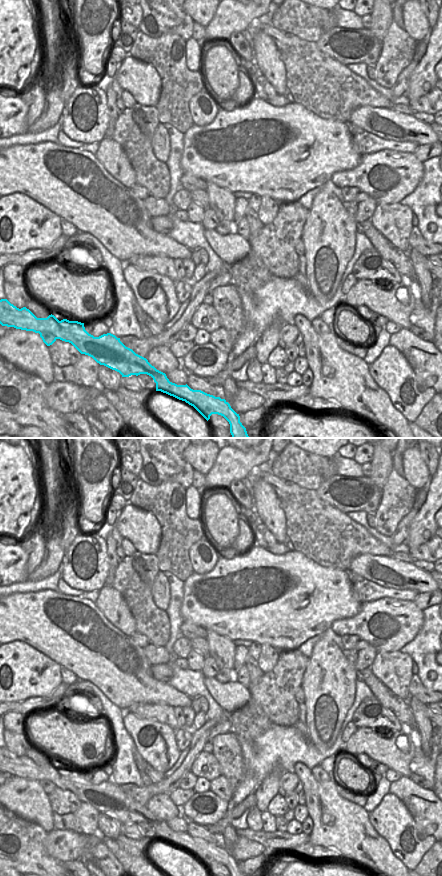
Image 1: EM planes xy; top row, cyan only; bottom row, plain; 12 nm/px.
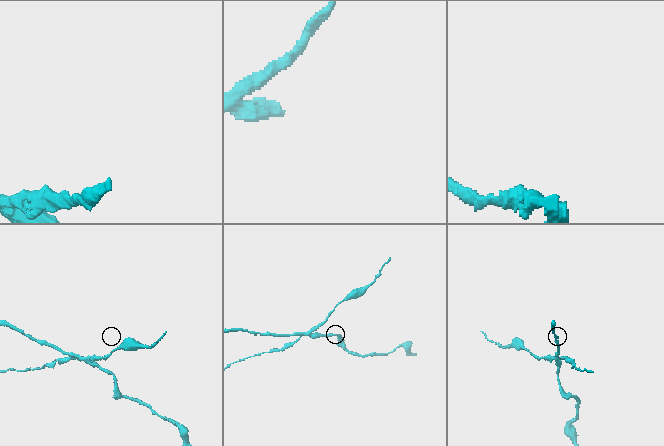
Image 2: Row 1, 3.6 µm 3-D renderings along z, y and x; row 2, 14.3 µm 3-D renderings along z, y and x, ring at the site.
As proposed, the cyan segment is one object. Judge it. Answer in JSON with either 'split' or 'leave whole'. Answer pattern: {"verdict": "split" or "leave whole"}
{"verdict": "split"}

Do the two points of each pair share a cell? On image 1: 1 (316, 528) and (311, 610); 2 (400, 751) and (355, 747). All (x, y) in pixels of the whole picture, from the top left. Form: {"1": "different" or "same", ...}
{"1": "different", "2": "same"}

